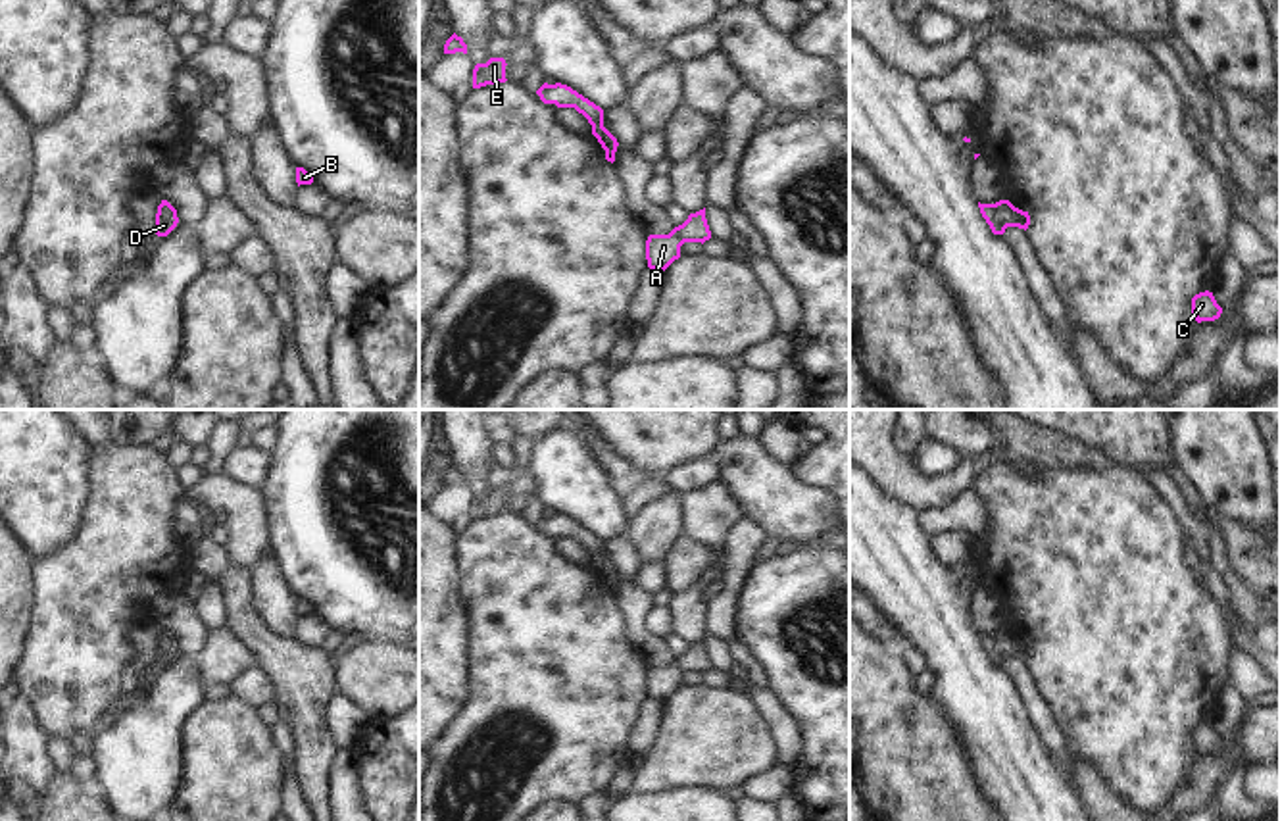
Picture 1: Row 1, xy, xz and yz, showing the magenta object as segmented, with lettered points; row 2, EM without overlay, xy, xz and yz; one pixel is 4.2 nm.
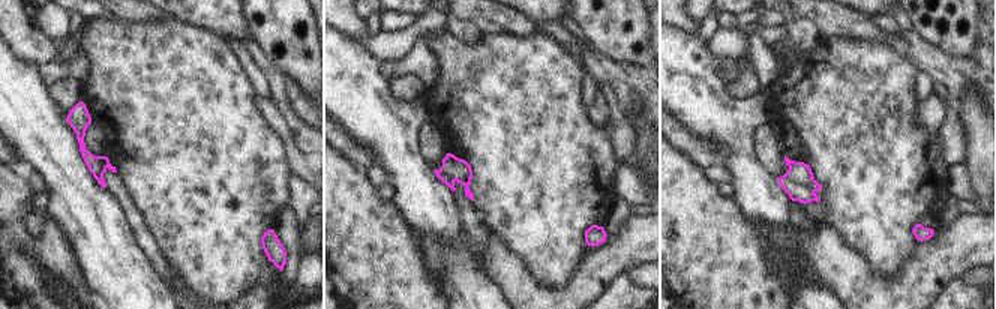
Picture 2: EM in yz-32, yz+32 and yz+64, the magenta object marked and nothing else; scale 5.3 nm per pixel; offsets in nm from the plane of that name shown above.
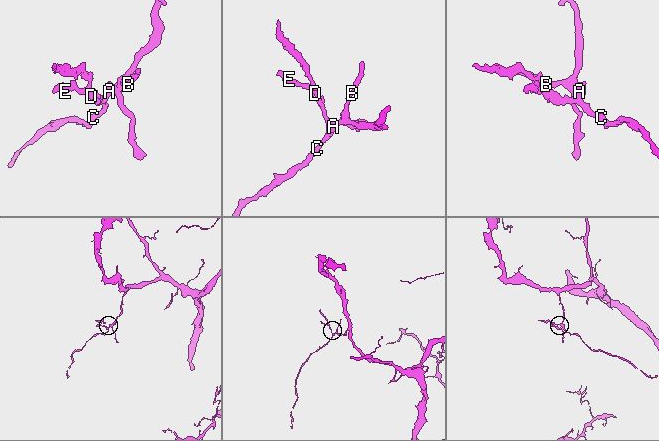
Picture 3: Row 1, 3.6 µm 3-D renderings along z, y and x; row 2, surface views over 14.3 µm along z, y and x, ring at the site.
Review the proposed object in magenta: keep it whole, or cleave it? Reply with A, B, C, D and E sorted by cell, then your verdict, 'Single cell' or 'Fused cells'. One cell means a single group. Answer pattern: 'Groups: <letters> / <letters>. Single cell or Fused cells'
Groups: A B C D E. Single cell

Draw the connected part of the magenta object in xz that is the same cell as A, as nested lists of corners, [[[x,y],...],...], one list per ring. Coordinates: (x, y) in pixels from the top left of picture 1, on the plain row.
[[[705,638],[690,644],[688,650],[675,658],[669,665],[650,665],[646,671],[648,698],[663,704],[675,690],[680,688],[684,673],[705,673],[711,661],[705,650]]]

